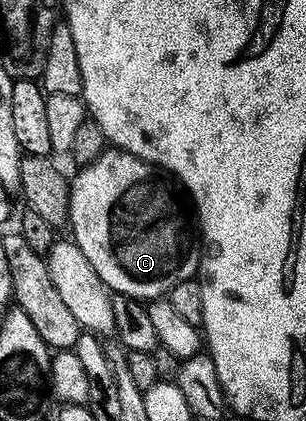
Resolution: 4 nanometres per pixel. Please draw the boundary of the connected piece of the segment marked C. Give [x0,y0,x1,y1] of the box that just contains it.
[68,147,204,303]

